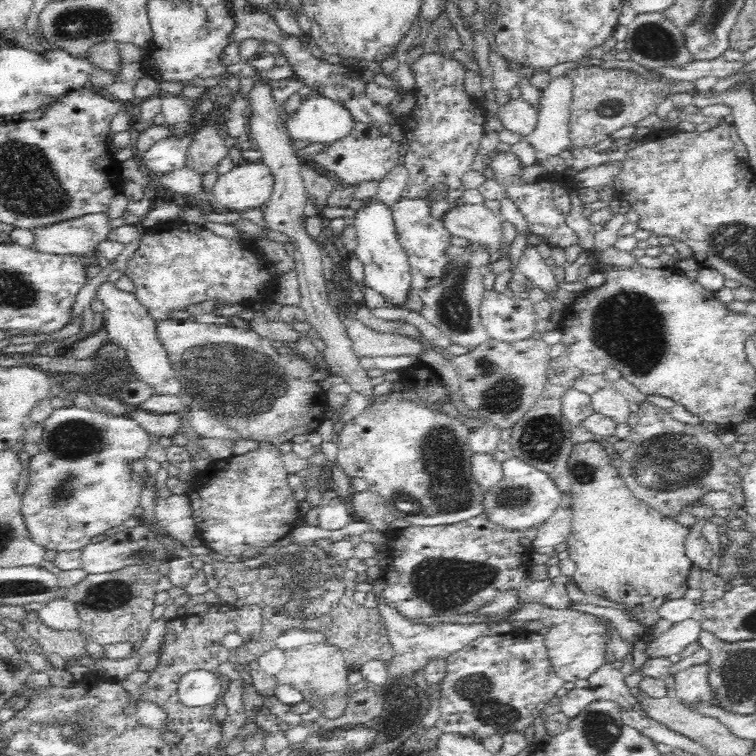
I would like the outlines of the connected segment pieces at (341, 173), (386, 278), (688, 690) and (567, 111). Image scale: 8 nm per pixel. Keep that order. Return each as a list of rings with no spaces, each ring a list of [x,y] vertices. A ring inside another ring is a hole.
[[[357,121],[352,136],[340,140],[335,144],[326,145],[323,152],[319,153],[312,160],[322,167],[323,170],[331,173],[339,184],[345,186],[358,186],[363,182],[379,182],[398,164],[398,151],[400,143],[393,142],[389,136],[381,135],[381,132],[372,125]]]
[[[376,197],[366,201],[366,206],[357,211],[353,224],[357,232],[357,245],[351,256],[360,260],[363,266],[364,287],[378,292],[386,300],[388,308],[406,308],[412,288],[408,255],[398,242],[390,207],[384,207]]]
[[[709,663],[681,665],[674,673],[677,697],[681,700],[707,702],[712,696],[708,682]]]
[[[566,72],[562,76],[558,76],[558,78],[551,78],[548,87],[541,93],[541,105],[537,107],[537,127],[530,136],[521,138],[521,141],[531,143],[534,149],[544,156],[560,157],[562,152],[571,150],[570,117],[575,91],[576,85],[574,85],[574,79],[570,77],[570,72]]]

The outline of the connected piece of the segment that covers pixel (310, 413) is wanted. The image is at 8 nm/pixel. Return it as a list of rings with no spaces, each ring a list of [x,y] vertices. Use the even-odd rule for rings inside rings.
[[[168,319],[162,320],[158,323],[158,334],[162,344],[167,348],[169,359],[175,370],[175,376],[182,382],[183,392],[186,395],[186,400],[189,401],[189,406],[198,405],[211,412],[212,415],[219,417],[222,424],[225,424],[228,428],[236,430],[244,440],[256,440],[256,442],[275,444],[277,447],[284,442],[291,441],[294,436],[304,436],[304,434],[310,434],[310,432],[316,432],[318,426],[326,418],[327,412],[327,390],[322,389],[320,384],[316,380],[312,380],[312,373],[317,370],[322,370],[322,362],[315,359],[308,360],[308,356],[301,356],[300,352],[292,349],[289,352],[277,352],[276,348],[272,347],[272,341],[270,339],[260,337],[256,332],[250,329],[244,330],[234,325],[223,325],[216,323],[196,323],[190,319],[175,320]]]

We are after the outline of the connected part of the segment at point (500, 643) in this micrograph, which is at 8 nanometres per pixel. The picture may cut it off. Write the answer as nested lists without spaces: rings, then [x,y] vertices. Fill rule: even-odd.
[[[511,631],[501,636],[480,636],[447,658],[447,671],[439,700],[440,717],[436,728],[443,733],[473,737],[477,740],[507,732],[523,732],[534,724],[542,708],[550,702],[564,681],[554,672],[548,660],[546,638],[542,634]]]

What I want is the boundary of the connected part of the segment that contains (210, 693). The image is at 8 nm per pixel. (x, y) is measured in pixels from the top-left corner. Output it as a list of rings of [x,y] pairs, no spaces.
[[[193,670],[179,680],[179,701],[190,710],[208,708],[218,700],[221,682],[206,670]]]

